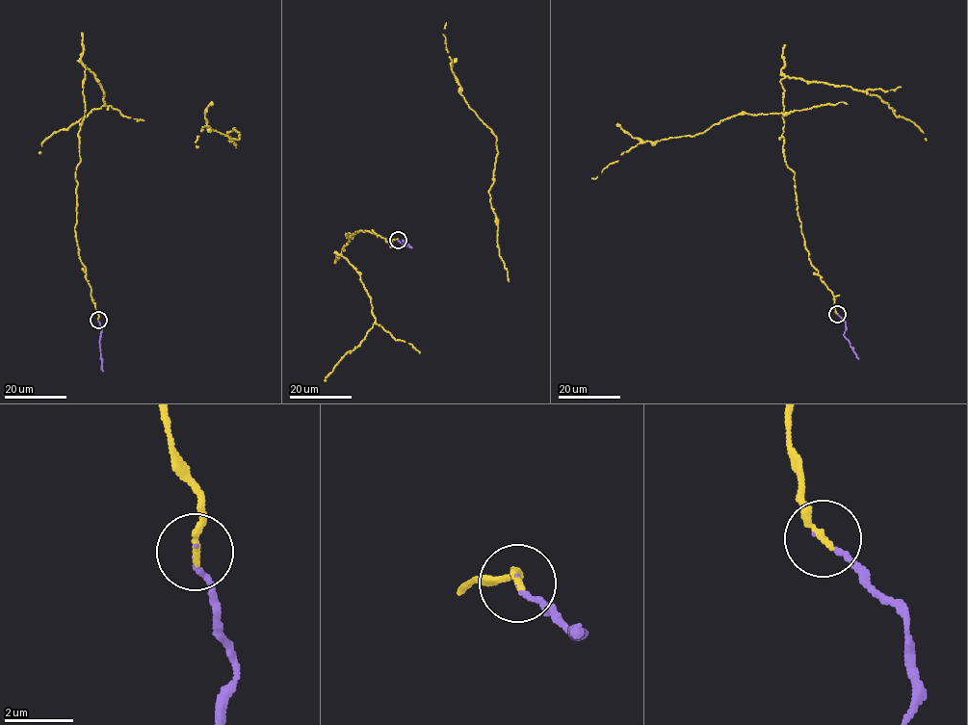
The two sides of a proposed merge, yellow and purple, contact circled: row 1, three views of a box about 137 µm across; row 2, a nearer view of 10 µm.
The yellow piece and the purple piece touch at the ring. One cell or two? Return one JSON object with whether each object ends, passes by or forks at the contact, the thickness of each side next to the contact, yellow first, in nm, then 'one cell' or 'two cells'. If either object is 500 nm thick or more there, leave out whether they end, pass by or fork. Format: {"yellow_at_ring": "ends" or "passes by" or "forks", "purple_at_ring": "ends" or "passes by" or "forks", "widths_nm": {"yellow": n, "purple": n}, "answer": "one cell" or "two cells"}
{"yellow_at_ring": "ends", "purple_at_ring": "ends", "widths_nm": {"yellow": 200, "purple": 110}, "answer": "one cell"}

